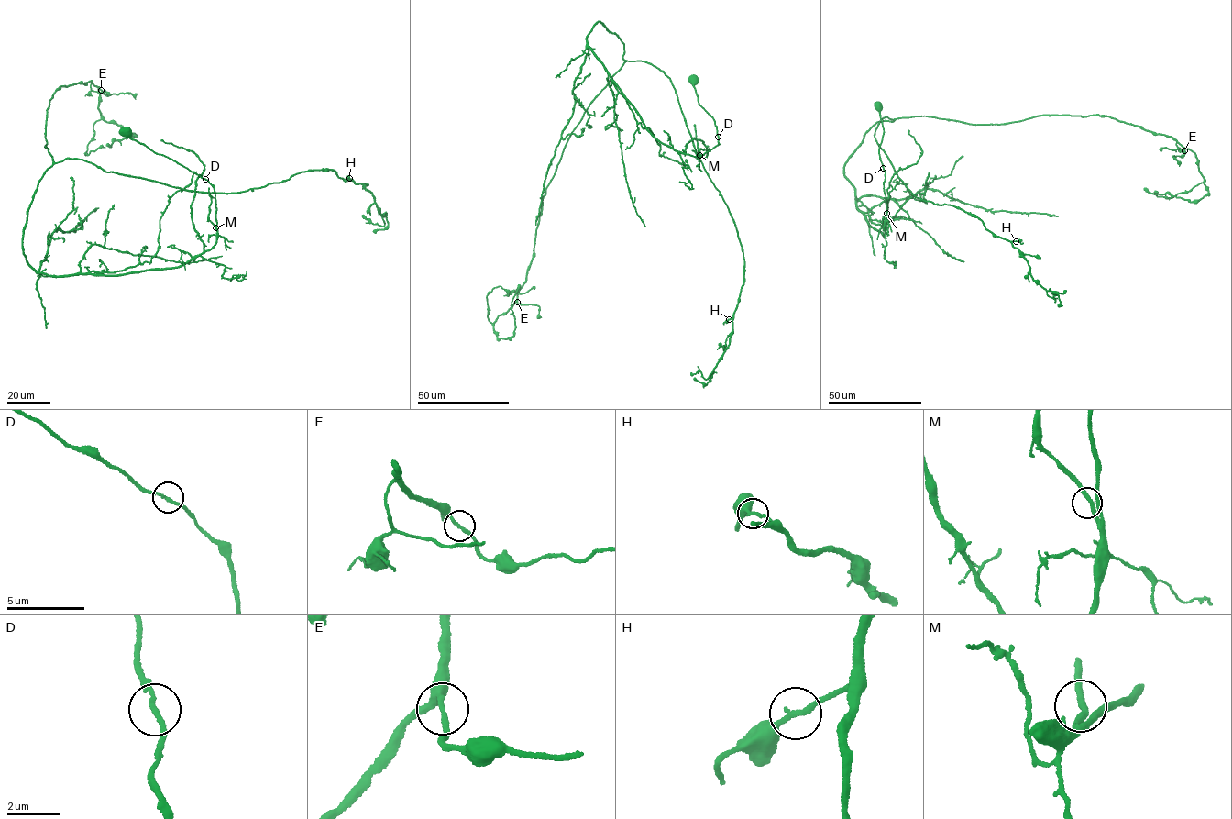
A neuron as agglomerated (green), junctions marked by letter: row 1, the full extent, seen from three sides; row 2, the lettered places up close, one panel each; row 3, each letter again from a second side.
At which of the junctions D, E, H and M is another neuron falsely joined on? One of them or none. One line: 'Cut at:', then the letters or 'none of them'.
Cut at: none of them

